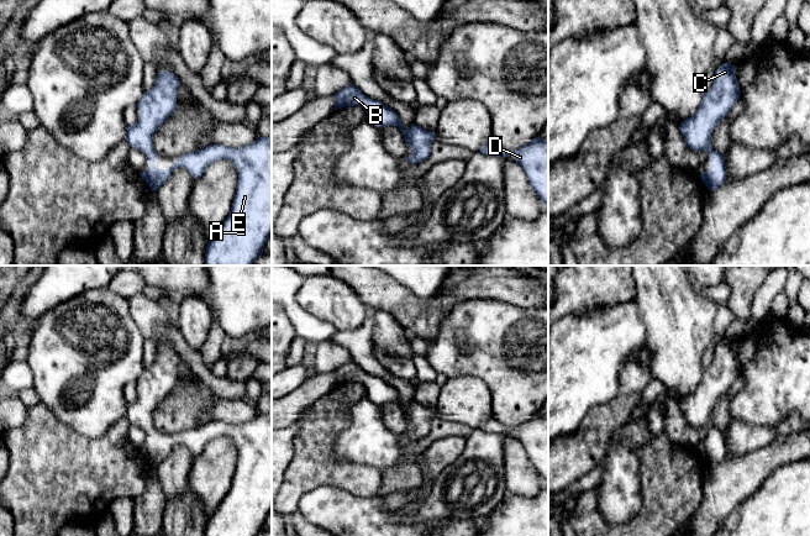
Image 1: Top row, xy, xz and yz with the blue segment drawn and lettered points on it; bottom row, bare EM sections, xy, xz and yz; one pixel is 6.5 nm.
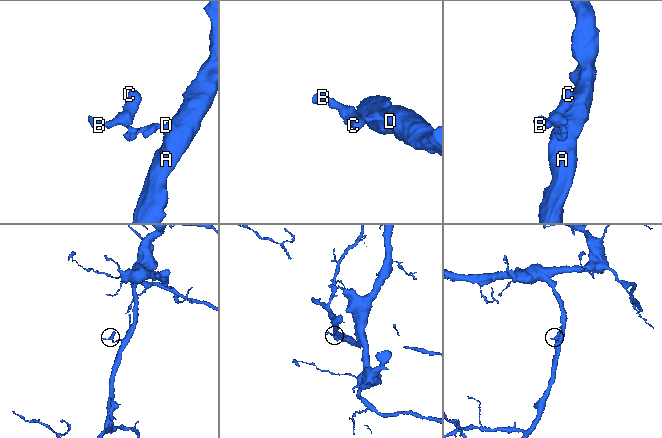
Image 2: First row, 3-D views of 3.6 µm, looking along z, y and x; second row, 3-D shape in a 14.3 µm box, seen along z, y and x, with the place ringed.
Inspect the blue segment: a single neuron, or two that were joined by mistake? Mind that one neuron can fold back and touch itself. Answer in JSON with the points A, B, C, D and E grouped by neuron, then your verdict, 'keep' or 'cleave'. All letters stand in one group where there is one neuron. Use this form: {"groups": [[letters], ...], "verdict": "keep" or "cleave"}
{"groups": [["A", "D", "E"], ["B", "C"]], "verdict": "cleave"}

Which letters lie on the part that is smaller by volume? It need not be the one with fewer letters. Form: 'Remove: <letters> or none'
Remove: B, C

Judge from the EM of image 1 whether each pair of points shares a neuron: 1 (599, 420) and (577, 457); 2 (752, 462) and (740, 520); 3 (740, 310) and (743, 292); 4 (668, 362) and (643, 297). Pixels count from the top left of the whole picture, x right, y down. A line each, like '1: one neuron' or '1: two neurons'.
1: one neuron
2: two neurons
3: one neuron
4: one neuron

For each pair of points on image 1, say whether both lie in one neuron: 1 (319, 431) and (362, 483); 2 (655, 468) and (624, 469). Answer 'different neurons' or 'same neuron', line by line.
1: same neuron
2: different neurons

